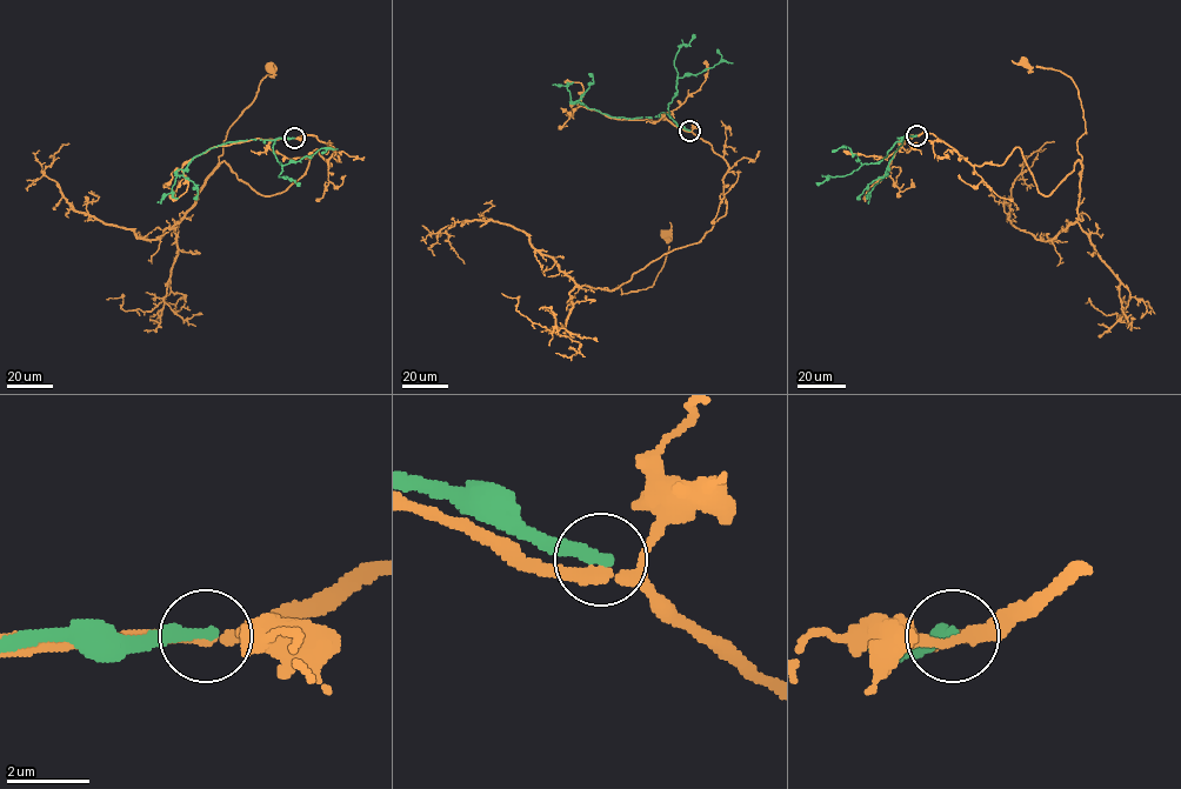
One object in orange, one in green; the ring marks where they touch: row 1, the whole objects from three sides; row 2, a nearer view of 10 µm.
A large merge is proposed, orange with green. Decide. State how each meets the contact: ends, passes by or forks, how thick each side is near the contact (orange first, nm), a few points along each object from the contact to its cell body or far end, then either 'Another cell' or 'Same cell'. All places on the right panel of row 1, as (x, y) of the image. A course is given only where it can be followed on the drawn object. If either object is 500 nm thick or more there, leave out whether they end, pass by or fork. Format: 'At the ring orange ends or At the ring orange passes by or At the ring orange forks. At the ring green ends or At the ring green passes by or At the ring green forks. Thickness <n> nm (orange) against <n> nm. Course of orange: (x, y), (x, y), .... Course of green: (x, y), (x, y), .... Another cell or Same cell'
At the ring orange forks. At the ring green ends. Thickness 200 nm (orange) against 320 nm. Course of orange: (916, 135), (933, 133), (982, 166), (1019, 147), (1048, 195), (1081, 160), (1082, 108), (1068, 77), (1025, 64). Course of green: (916, 135), (896, 138), (902, 136), (902, 144), (893, 153), (887, 174), (869, 193), (868, 201). Another cell

